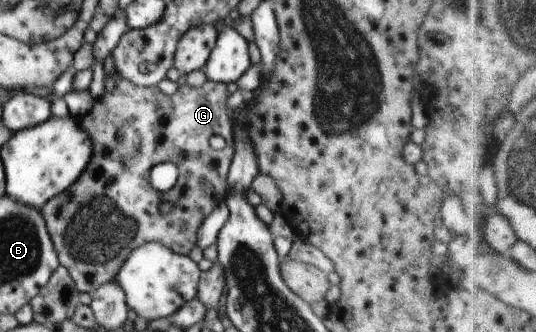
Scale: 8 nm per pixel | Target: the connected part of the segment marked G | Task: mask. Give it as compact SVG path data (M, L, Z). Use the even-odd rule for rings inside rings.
M114 71L112 77L106 76L105 86L106 91L104 95L96 100L92 110L86 113L82 117L78 117L78 128L85 132L91 140L92 154L90 161L86 165L86 168L81 172L81 175L77 178L77 181L68 187L66 191L60 193L57 197L50 199L41 209L40 214L44 219L47 233L52 241L54 250L57 252L59 265L63 266L70 275L72 281L74 281L75 289L80 293L87 293L92 295L100 288L100 285L110 282L116 276L118 270L120 270L121 264L128 258L128 255L138 247L141 247L147 242L159 242L164 246L167 246L171 251L178 253L179 255L189 256L192 247L197 245L197 234L199 228L203 225L204 219L224 200L226 199L229 191L227 183L227 176L232 164L233 156L235 155L235 135L234 135L234 123L228 115L228 99L229 92L227 85L221 82L207 81L205 85L200 88L194 88L190 85L182 85L172 96L164 95L157 86L153 87L137 87L132 83L129 83L126 79L123 79L116 71ZM212 136L220 136L226 142L226 147L216 151L210 147L209 139ZM164 161L170 161L176 165L179 170L178 182L170 191L166 193L159 193L150 185L150 177L152 167L157 164L164 163ZM162 201L170 201L175 207L174 211L168 214L164 214L158 210Z

